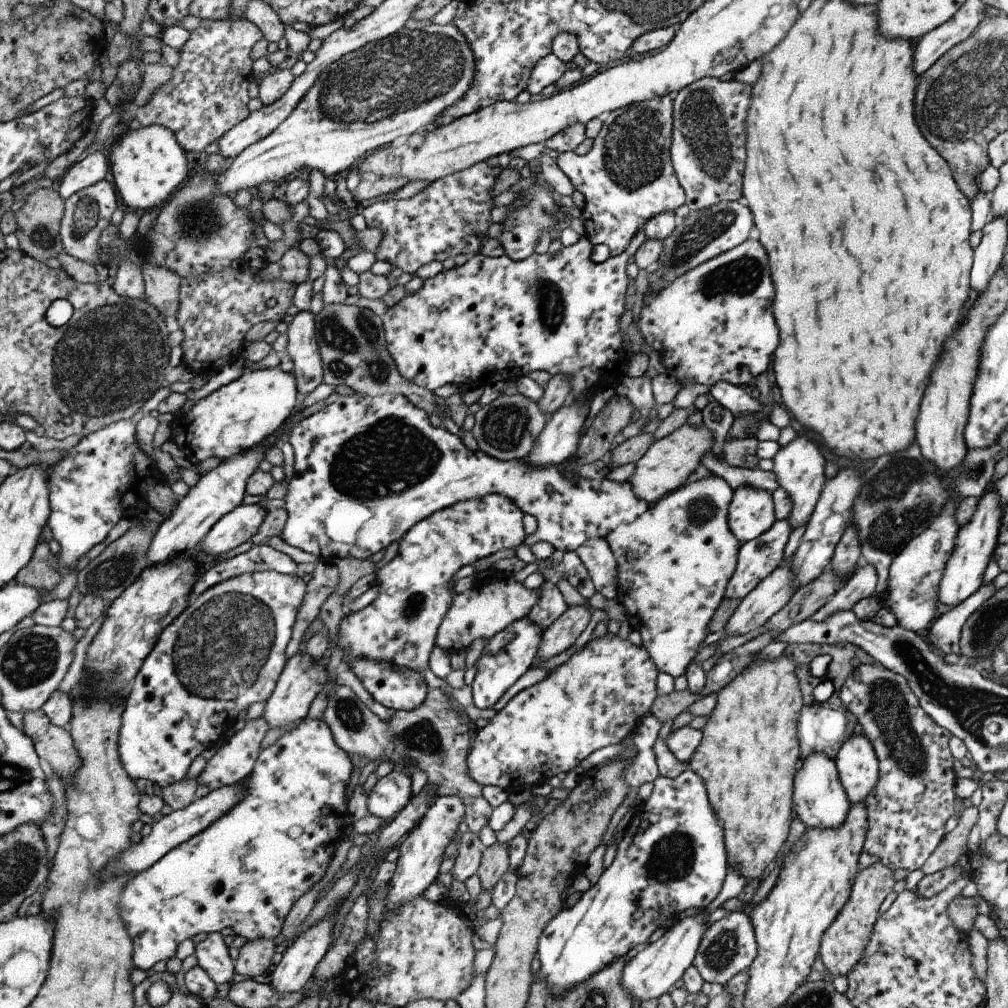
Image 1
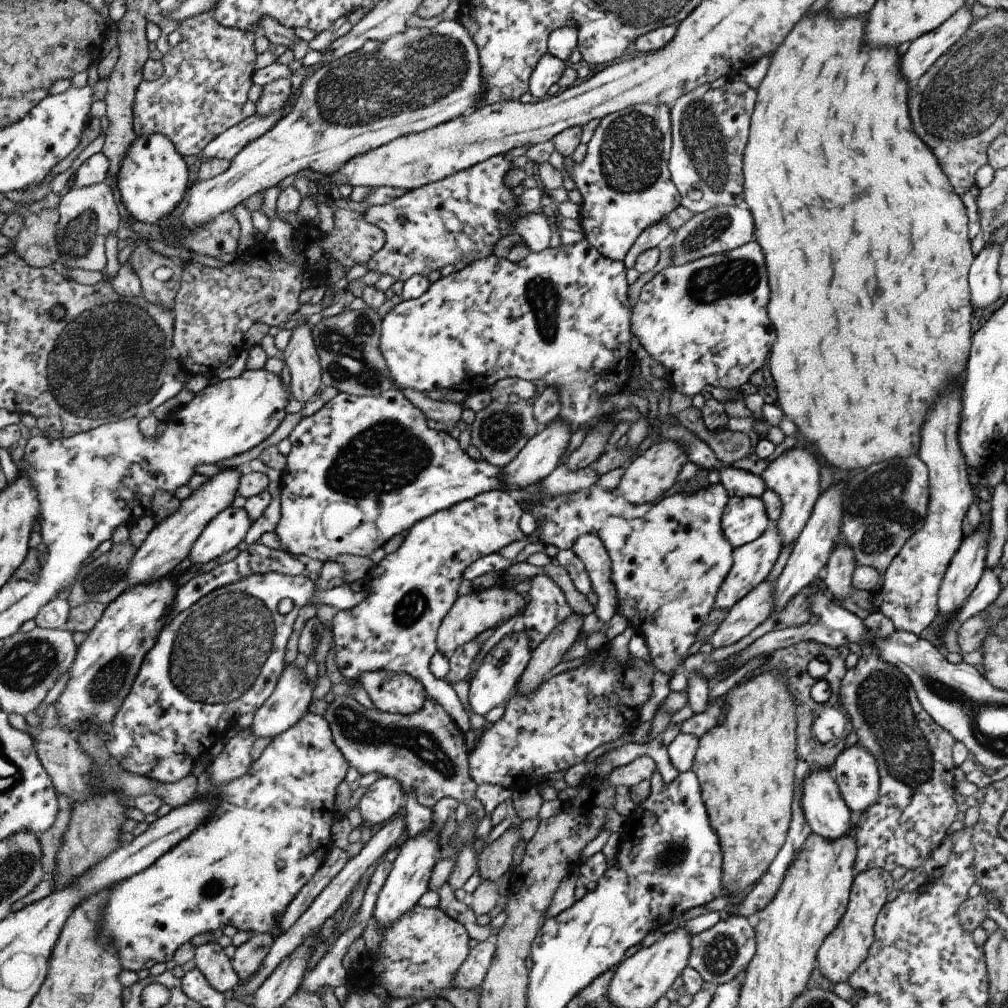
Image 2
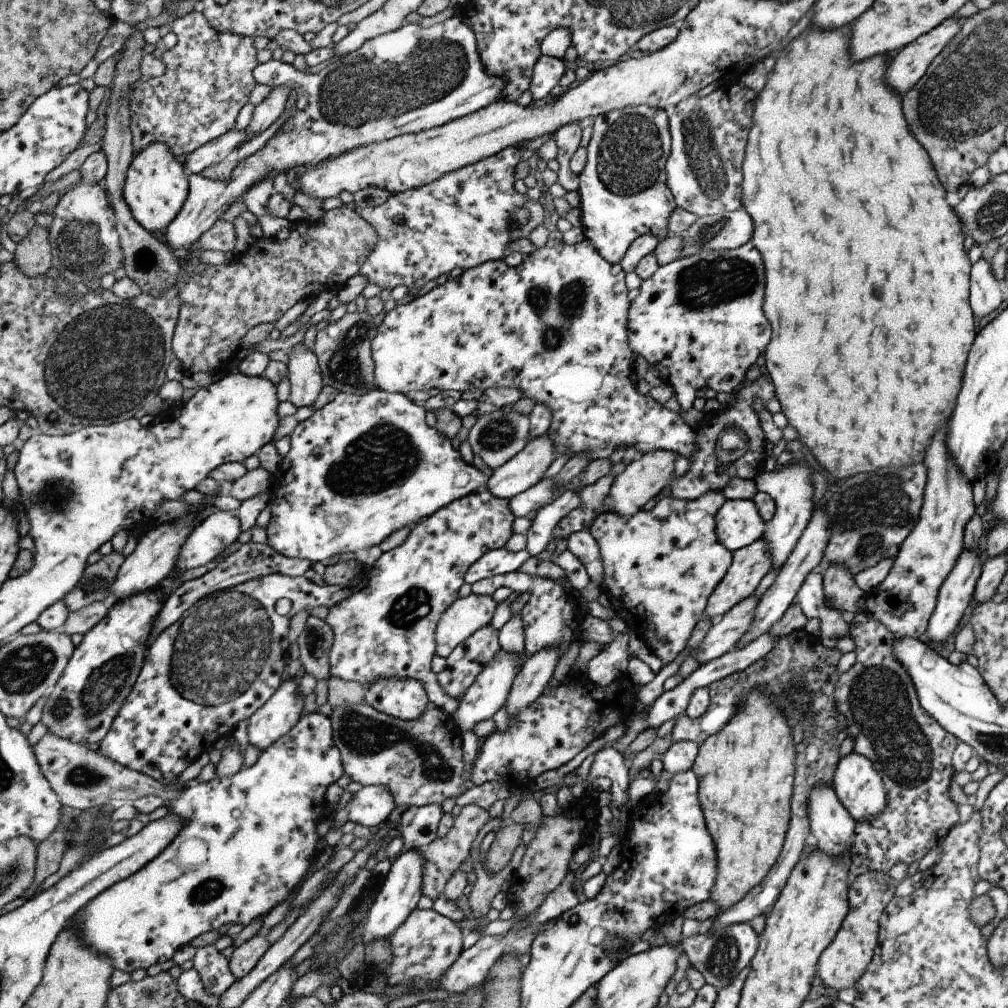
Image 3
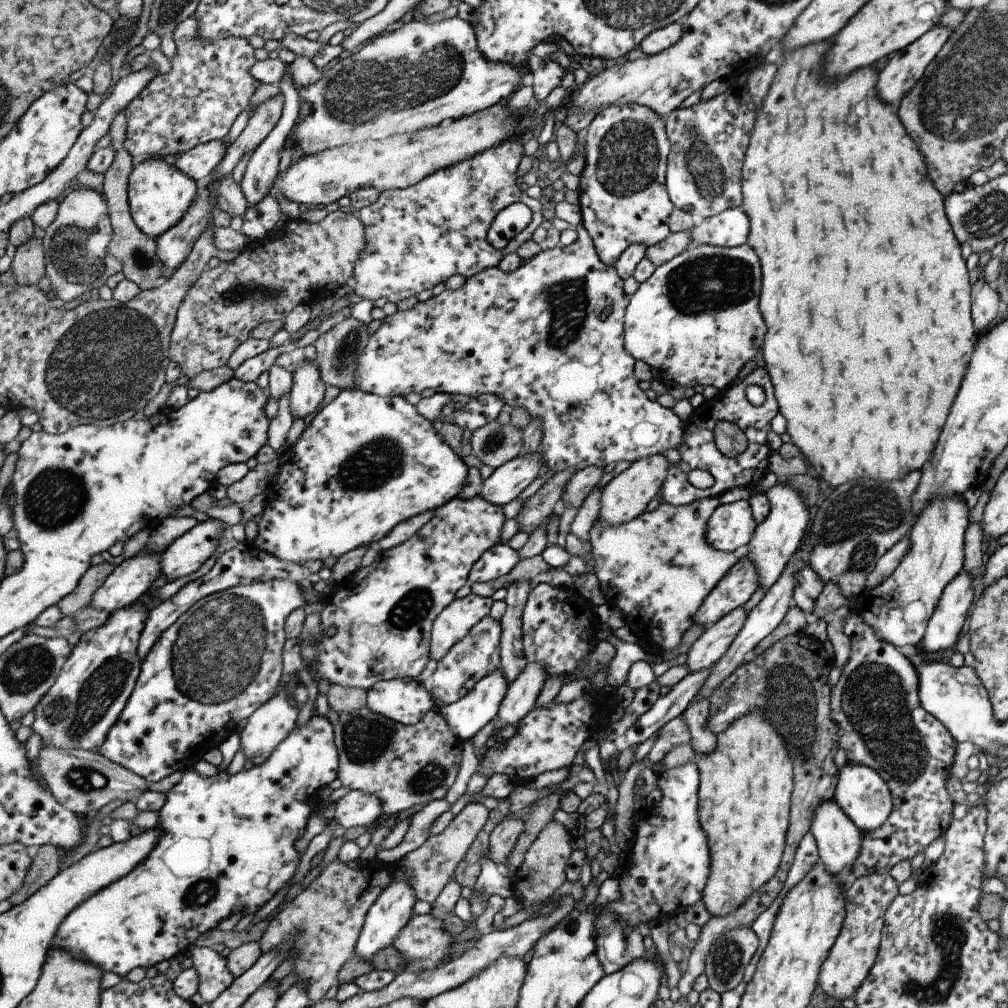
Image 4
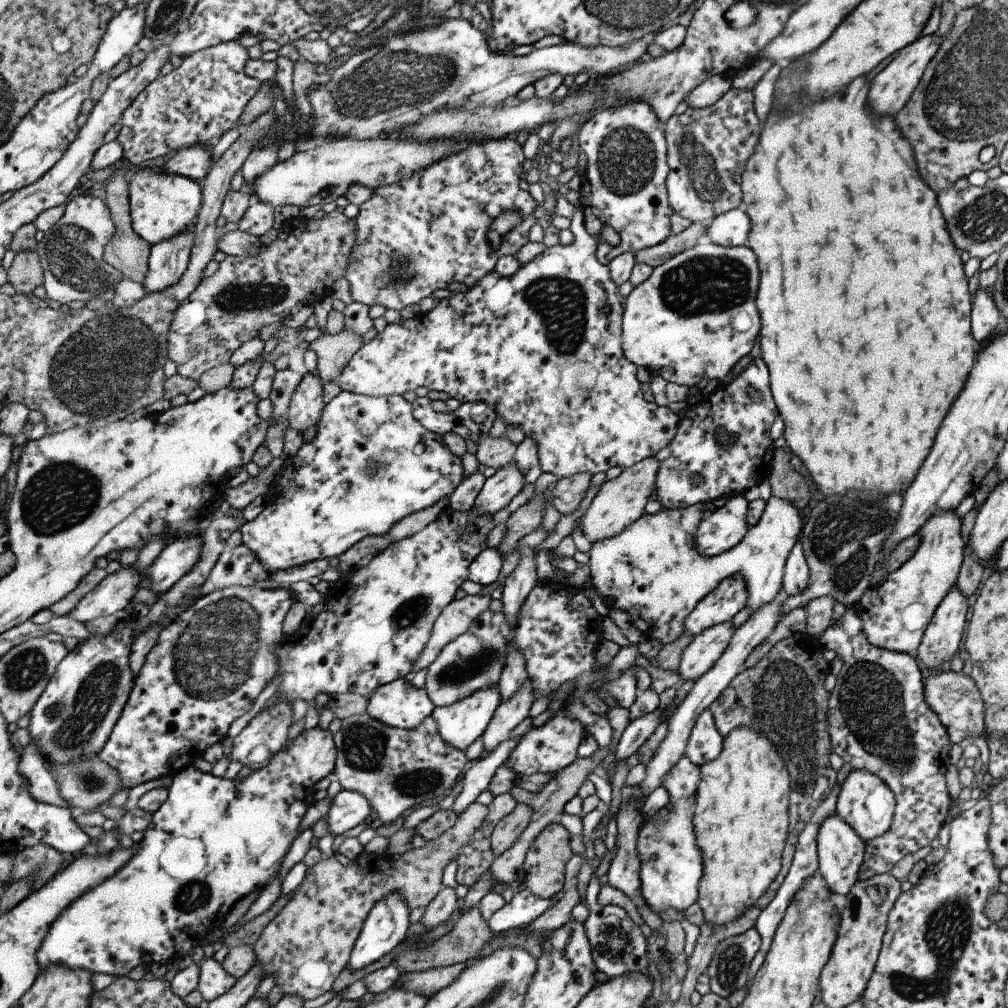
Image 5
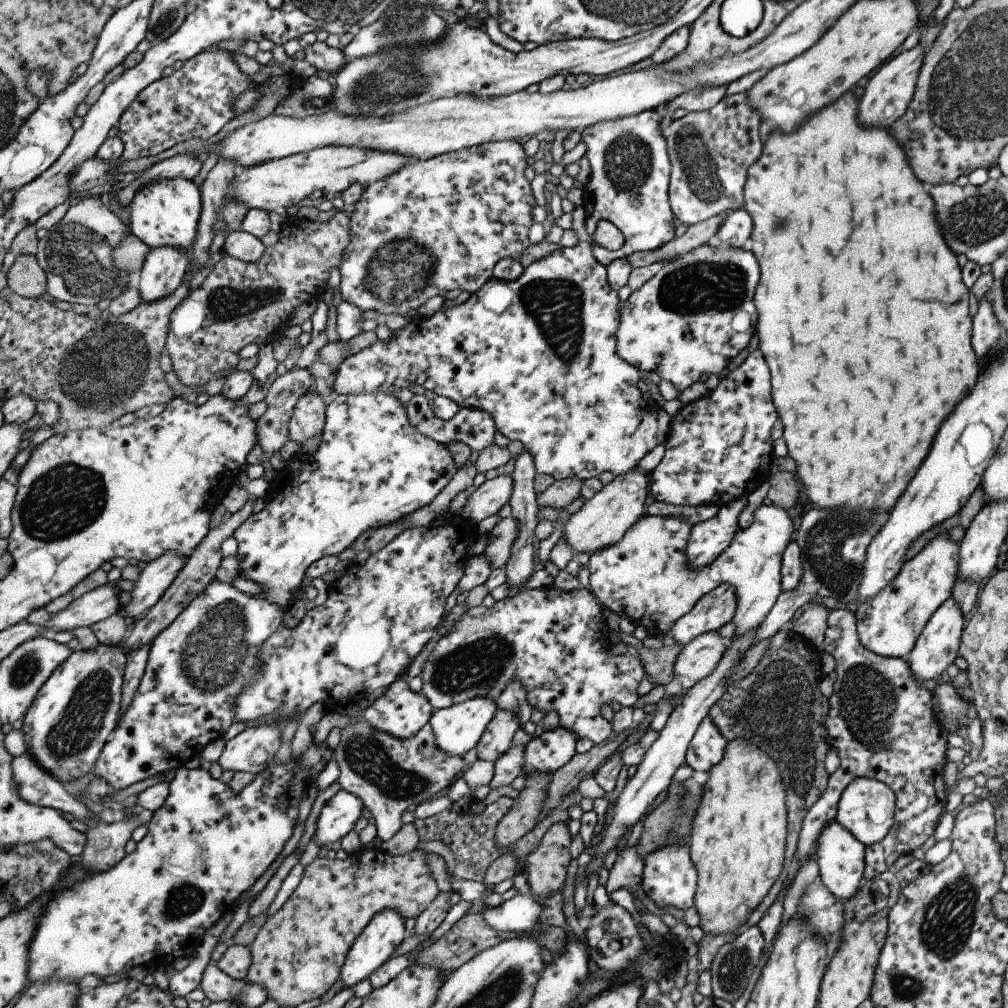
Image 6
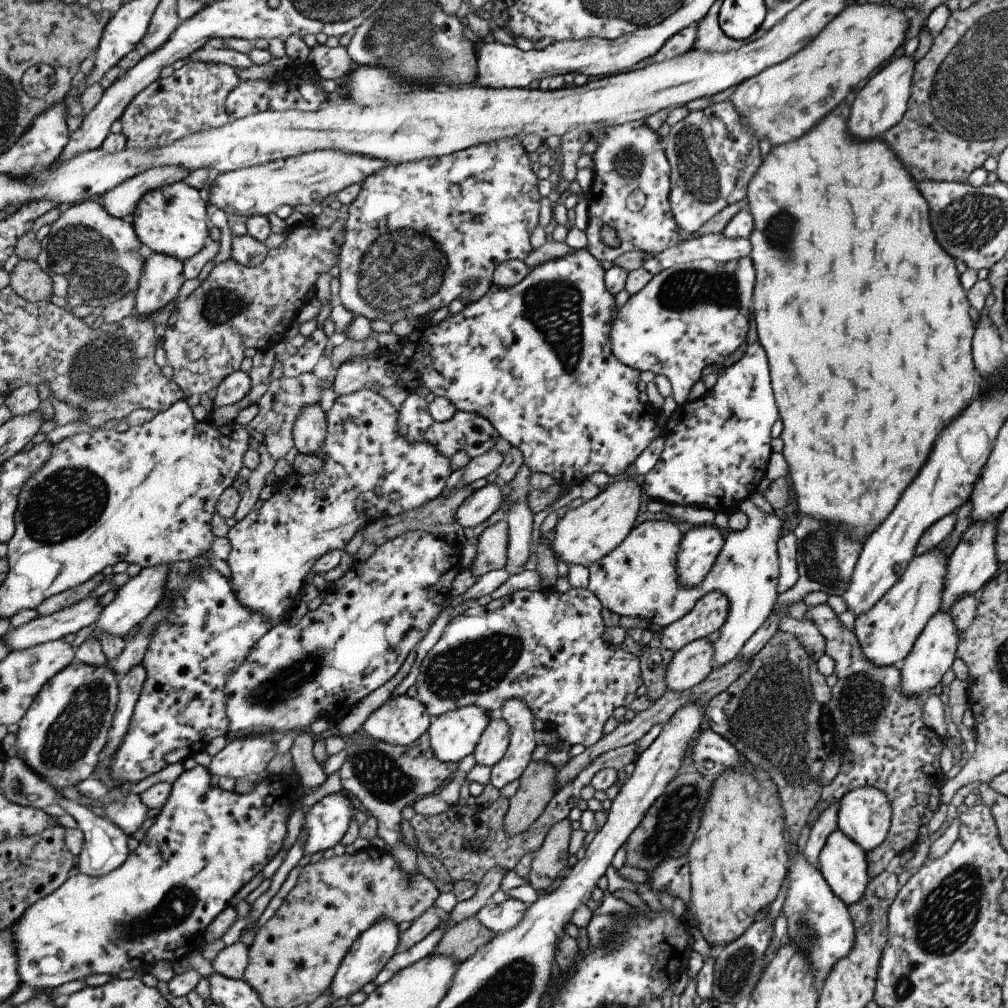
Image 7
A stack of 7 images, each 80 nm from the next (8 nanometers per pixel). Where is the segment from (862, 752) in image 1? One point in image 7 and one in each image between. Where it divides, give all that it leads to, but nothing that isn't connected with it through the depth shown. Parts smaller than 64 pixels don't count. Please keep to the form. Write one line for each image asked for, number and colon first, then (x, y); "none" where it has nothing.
2: (855, 773)
3: (856, 783)
4: (862, 796)
5: (864, 802)
6: (865, 808)
7: (863, 813)

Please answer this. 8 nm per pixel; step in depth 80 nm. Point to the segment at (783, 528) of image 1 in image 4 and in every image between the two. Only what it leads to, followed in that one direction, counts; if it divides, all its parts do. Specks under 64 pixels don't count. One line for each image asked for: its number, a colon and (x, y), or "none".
2: (751, 562)
3: (749, 564)
4: (734, 589)

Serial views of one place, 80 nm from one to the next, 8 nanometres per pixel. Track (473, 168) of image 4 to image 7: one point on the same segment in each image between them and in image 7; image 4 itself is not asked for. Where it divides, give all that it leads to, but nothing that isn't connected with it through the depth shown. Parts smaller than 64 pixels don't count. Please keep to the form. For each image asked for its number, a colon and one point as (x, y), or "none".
5: (414, 237)
6: (440, 224)
7: (417, 232)

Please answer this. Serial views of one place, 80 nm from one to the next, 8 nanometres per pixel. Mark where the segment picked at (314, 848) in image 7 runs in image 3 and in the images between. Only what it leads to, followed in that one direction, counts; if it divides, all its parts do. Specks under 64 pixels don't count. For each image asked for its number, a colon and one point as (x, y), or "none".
3: (372, 805)
4: (357, 808)
5: (348, 809)
6: (338, 817)

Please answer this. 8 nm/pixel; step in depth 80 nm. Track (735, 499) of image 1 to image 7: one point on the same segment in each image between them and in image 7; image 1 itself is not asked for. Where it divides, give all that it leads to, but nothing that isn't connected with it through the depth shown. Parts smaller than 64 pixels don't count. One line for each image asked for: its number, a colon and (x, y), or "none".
2: (743, 519)
3: (737, 522)
4: (731, 525)
5: (723, 528)
6: (707, 539)
7: (699, 546)

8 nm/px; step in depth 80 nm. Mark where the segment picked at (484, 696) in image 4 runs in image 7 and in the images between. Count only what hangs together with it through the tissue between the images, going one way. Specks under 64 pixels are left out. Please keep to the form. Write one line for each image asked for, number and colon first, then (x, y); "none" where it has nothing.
5: (461, 724)
6: (458, 728)
7: (454, 735)

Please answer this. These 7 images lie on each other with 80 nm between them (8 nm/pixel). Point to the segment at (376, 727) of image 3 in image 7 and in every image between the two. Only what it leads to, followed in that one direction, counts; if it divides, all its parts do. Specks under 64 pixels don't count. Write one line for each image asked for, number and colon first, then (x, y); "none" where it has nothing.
4: (402, 765)
5: (395, 768)
6: (390, 774)
7: (385, 778)

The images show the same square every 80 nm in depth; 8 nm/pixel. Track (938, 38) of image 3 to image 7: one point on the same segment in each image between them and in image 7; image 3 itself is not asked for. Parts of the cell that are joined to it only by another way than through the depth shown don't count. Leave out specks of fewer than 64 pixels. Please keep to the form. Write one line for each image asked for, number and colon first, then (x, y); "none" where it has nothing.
4: (901, 71)
5: (890, 86)
6: (885, 94)
7: (879, 103)

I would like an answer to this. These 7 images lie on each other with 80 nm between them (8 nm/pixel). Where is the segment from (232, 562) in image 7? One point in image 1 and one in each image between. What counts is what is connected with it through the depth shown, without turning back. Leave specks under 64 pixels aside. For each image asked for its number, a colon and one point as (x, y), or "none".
1: (368, 469)
2: (362, 469)
3: (363, 466)
4: (366, 463)
5: (372, 463)
6: (373, 467)

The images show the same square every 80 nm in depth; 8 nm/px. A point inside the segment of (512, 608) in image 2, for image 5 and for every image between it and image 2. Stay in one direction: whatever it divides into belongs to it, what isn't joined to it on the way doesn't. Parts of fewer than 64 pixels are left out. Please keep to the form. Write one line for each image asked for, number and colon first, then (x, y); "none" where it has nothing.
3: (465, 616)
4: (461, 617)
5: (457, 619)

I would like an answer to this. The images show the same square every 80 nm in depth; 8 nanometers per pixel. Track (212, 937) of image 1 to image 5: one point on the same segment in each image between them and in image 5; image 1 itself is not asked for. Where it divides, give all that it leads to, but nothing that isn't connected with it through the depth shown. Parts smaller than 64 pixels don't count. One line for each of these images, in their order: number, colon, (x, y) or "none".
2: (218, 968)
3: (215, 969)
4: (215, 978)
5: (215, 981)

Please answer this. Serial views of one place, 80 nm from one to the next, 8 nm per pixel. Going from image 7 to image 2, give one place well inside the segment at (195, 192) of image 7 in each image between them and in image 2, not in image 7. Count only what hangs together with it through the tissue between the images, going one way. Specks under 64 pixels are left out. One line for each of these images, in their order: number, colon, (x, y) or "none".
2: (153, 177)
3: (157, 185)
4: (160, 196)
5: (162, 205)
6: (167, 213)

